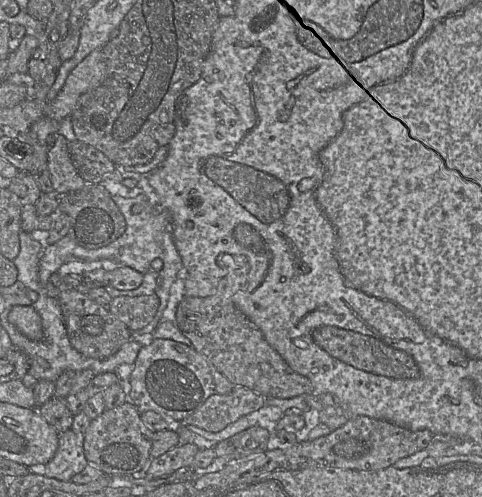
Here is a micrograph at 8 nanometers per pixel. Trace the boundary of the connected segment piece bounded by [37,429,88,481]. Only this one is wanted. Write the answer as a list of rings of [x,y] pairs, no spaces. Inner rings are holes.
[[[69,429],[59,434],[58,448],[54,456],[47,464],[37,466],[37,474],[61,481],[71,481],[72,477],[80,473],[87,465],[88,461],[84,454],[84,434]]]

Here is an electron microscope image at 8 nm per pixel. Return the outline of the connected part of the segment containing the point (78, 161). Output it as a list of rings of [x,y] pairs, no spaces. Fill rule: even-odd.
[[[78,140],[68,142],[70,159],[86,184],[102,184],[115,165],[100,151]]]

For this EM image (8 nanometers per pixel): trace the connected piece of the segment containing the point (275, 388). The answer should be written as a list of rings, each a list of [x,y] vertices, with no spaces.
[[[228,253],[220,254],[217,257],[217,264],[225,270],[225,277],[222,278],[222,280],[219,282],[217,290],[215,294],[208,297],[189,297],[185,296],[181,302],[177,306],[176,310],[176,326],[179,329],[179,331],[187,337],[192,345],[193,348],[200,354],[202,354],[208,362],[210,362],[221,374],[223,374],[234,386],[243,386],[247,387],[265,397],[275,397],[275,398],[292,398],[296,396],[300,396],[302,394],[308,394],[313,393],[313,386],[311,381],[295,372],[283,359],[283,357],[266,341],[265,337],[263,336],[260,329],[251,321],[248,319],[248,317],[243,314],[233,303],[232,297],[235,293],[238,291],[244,291],[247,288],[248,285],[248,273],[250,270],[250,265],[248,263],[247,258],[244,255],[232,255]]]

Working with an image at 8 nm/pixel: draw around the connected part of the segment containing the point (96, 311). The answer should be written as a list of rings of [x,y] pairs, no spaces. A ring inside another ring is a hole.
[[[64,278],[60,285],[58,302],[70,343],[82,355],[104,360],[114,355],[124,344],[132,340],[131,331],[109,311],[107,306],[102,306],[87,295],[78,292],[65,283]]]

